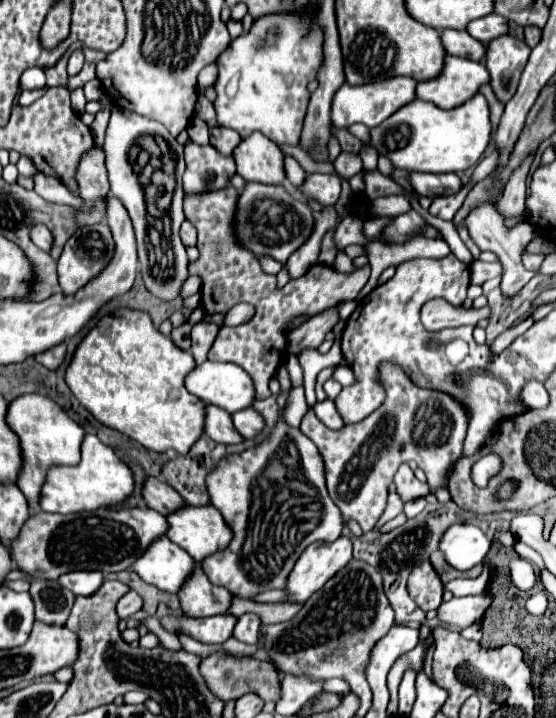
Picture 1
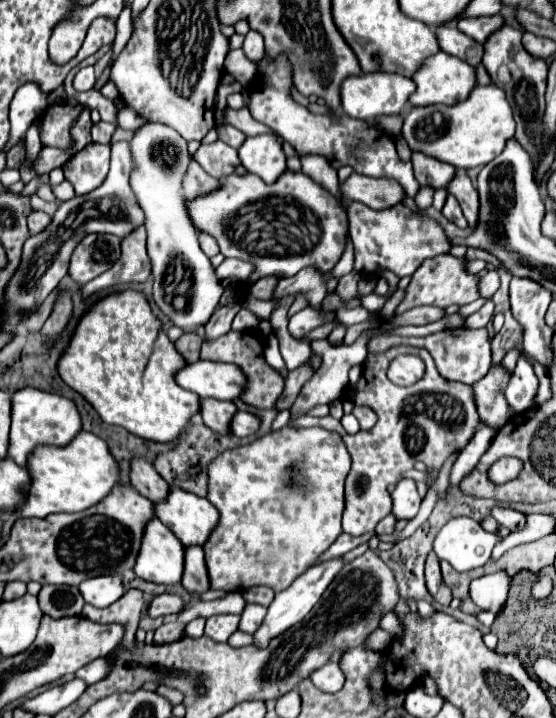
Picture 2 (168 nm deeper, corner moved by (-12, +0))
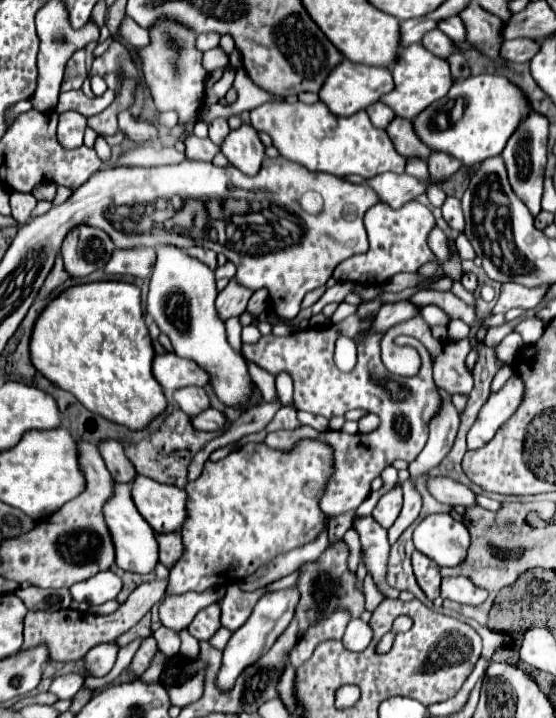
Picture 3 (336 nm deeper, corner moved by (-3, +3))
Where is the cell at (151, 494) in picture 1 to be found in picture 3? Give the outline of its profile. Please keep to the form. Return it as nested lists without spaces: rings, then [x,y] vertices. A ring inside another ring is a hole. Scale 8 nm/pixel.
[[[113,439],[103,441],[103,443],[99,443],[99,451],[101,451],[101,457],[103,457],[103,461],[115,481],[133,483],[137,471],[133,467],[133,463],[127,459],[125,449],[119,441],[113,441]]]

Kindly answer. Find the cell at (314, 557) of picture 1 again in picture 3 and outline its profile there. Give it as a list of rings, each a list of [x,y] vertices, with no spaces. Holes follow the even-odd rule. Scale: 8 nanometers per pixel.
[[[295,587],[271,591],[271,593],[267,593],[267,595],[263,595],[263,597],[259,599],[259,603],[255,605],[255,609],[253,609],[251,617],[247,619],[247,623],[245,623],[243,627],[239,627],[239,629],[231,635],[231,639],[229,639],[225,651],[223,651],[223,665],[221,665],[221,671],[219,671],[219,675],[217,675],[217,683],[219,683],[221,689],[231,689],[231,685],[235,683],[235,677],[241,673],[241,669],[243,669],[245,665],[253,665],[261,655],[265,655],[265,653],[271,649],[273,641],[275,641],[275,639],[287,629],[287,625],[291,623],[291,619],[293,619],[293,615],[295,615],[297,603],[299,603],[299,591],[297,591]]]

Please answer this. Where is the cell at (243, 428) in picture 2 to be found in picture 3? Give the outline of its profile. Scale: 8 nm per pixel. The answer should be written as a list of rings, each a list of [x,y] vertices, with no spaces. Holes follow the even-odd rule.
[[[213,407],[199,413],[199,417],[193,417],[193,425],[199,431],[221,431],[225,427],[225,421],[225,415]]]

